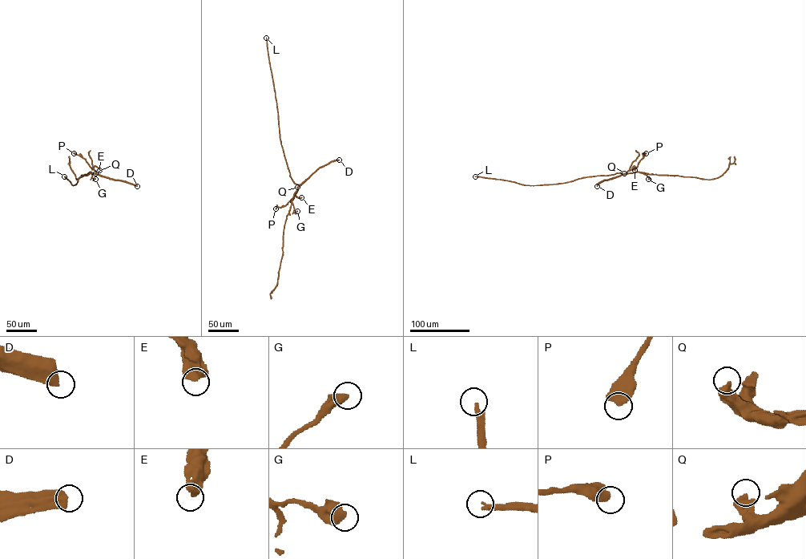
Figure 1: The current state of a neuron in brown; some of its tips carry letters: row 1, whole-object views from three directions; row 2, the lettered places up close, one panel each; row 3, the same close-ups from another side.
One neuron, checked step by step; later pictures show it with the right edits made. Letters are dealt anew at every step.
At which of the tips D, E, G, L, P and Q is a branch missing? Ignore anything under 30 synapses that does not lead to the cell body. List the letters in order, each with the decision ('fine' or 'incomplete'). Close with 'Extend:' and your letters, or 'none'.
D: fine
E: fine
G: fine
L: incomplete
P: fine
Q: fine
Extend: L

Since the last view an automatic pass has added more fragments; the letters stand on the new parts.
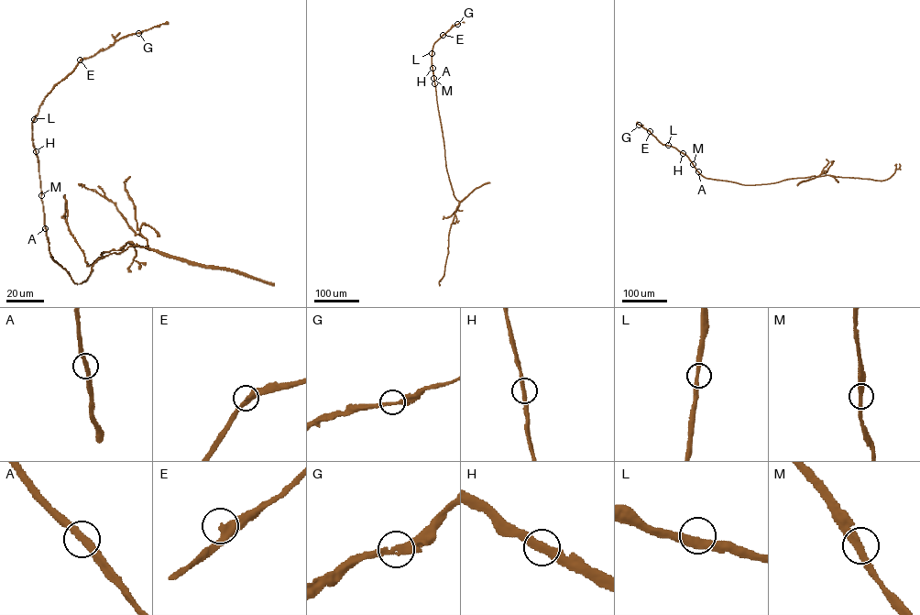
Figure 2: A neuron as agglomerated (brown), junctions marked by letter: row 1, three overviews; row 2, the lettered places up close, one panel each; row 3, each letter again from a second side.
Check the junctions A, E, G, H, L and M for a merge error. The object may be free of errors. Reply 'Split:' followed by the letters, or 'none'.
Split: none

